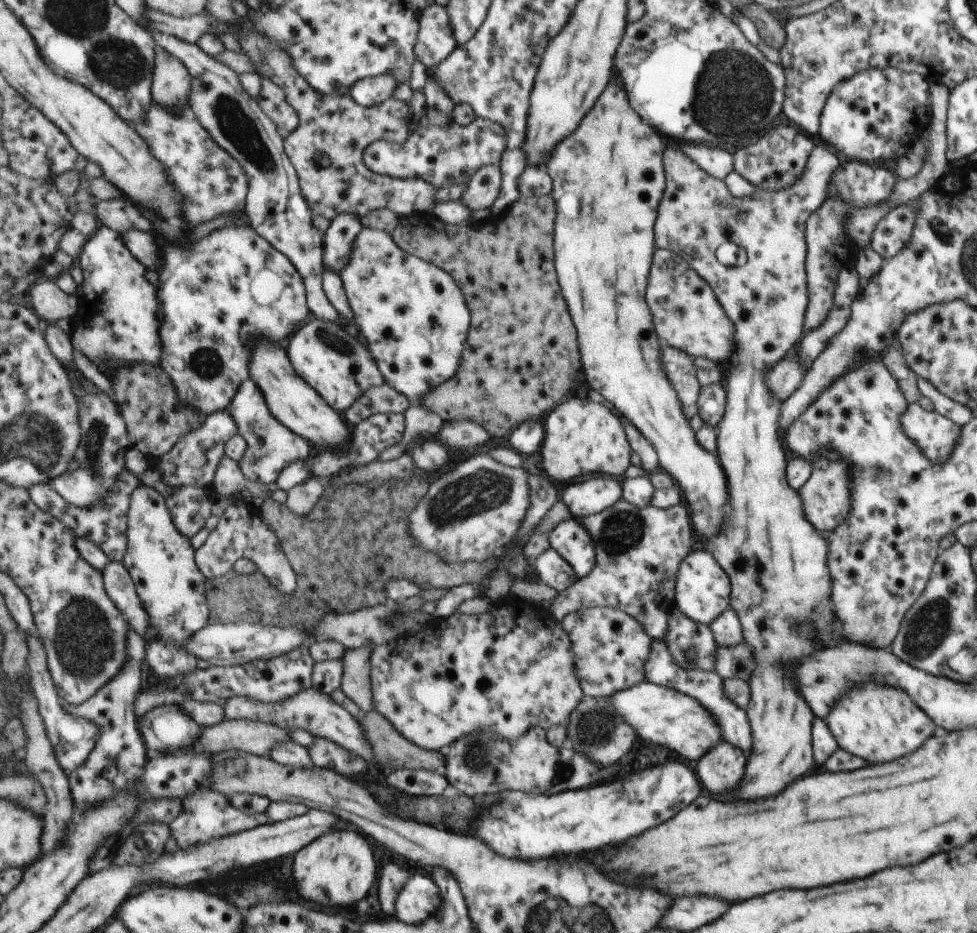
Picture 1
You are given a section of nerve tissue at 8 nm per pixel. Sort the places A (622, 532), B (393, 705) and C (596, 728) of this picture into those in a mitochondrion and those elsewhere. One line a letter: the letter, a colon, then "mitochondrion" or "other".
A: mitochondrion
B: other
C: mitochondrion

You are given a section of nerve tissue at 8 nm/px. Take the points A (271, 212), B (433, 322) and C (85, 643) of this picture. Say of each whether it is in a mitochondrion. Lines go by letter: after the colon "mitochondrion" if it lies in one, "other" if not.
A: other
B: other
C: mitochondrion

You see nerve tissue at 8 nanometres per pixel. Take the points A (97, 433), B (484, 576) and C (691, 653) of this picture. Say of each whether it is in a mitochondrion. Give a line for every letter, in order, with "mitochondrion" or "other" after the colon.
A: mitochondrion
B: other
C: mitochondrion

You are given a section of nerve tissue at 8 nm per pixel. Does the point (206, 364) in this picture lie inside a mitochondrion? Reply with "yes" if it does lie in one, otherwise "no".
yes

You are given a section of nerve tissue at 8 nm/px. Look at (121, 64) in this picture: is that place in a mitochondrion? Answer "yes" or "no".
yes

